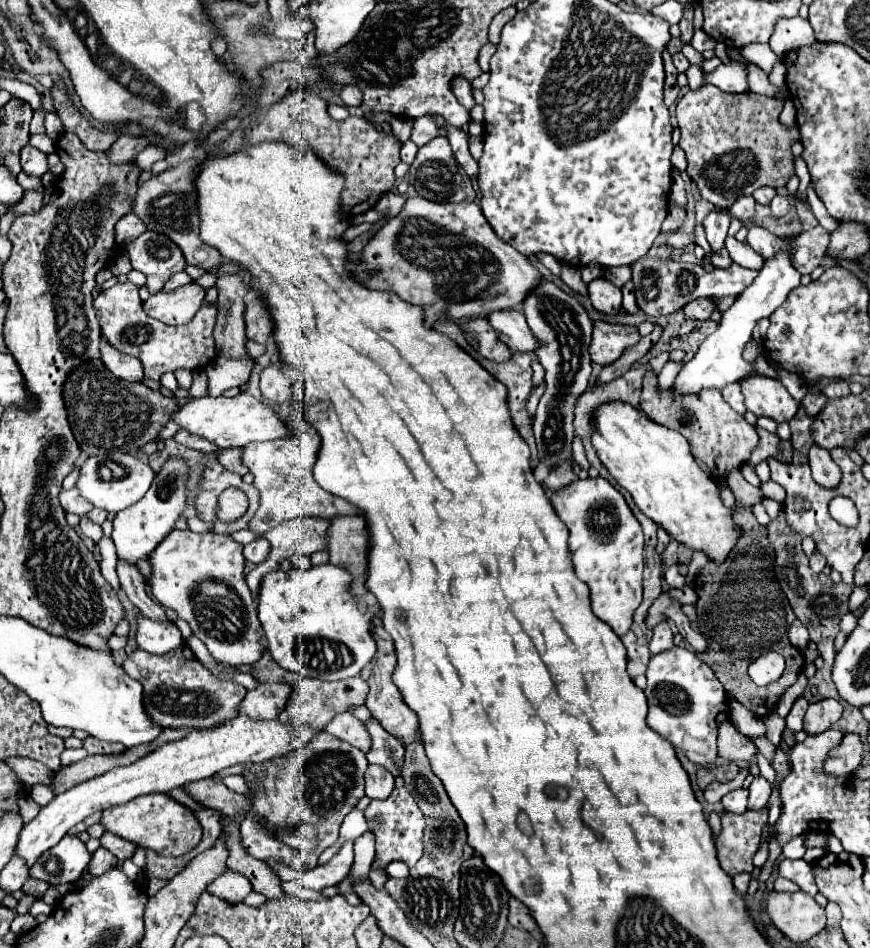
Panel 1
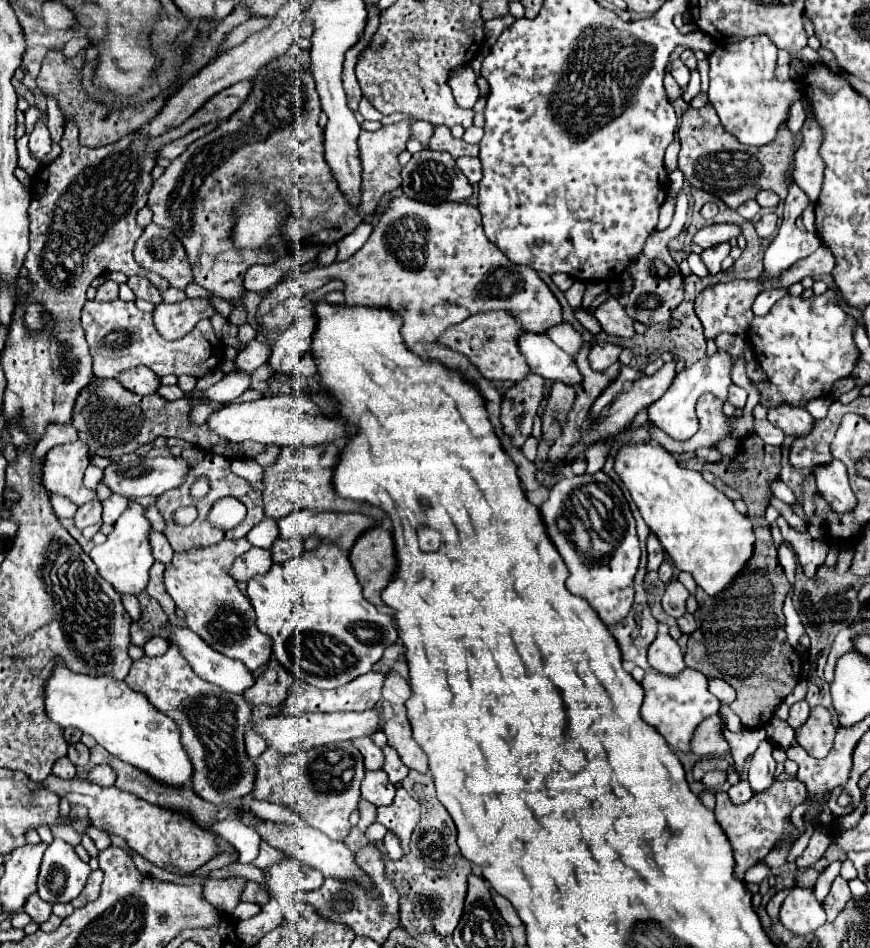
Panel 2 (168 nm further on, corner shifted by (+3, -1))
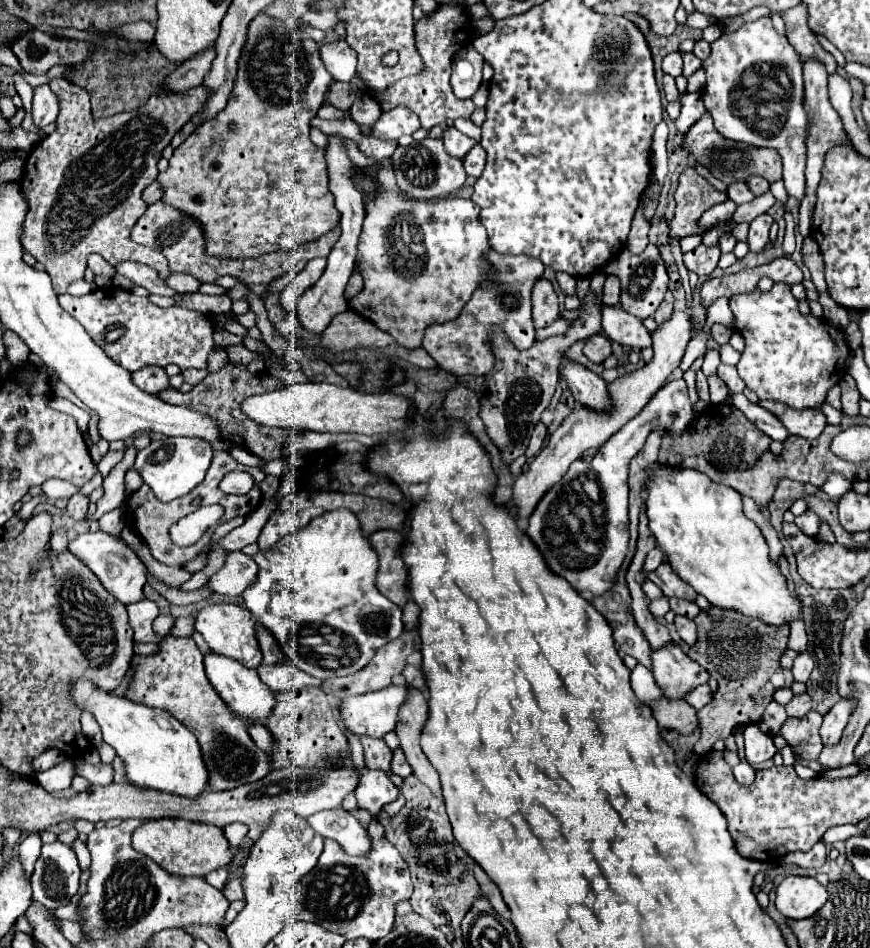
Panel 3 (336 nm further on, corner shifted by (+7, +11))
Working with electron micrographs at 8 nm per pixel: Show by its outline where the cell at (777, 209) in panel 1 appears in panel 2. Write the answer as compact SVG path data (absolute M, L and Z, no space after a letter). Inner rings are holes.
M766 213L754 227L756 227L756 231L758 231L760 237L768 237L768 235L772 235L776 231L778 217L774 213Z

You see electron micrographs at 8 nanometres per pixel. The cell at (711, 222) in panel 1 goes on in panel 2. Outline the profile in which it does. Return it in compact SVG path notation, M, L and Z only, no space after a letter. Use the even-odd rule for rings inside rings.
M720 243L718 247L704 249L704 251L700 253L700 257L702 257L702 261L706 263L706 267L708 267L710 273L718 273L718 271L720 271L720 263L722 263L724 257L728 257L728 253L730 253L730 245L728 245L728 243Z

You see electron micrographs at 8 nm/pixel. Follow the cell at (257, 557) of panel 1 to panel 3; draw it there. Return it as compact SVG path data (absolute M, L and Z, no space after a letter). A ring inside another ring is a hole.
M234 551L228 553L226 565L208 581L208 585L214 593L236 599L246 591L246 587L254 583L256 573L258 573L258 565L252 561L252 557Z

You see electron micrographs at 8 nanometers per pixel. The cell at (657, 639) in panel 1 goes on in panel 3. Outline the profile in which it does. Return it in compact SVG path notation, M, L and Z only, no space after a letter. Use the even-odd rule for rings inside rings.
M678 645L652 653L654 679L666 699L684 699L686 691L708 681L708 671L694 663Z

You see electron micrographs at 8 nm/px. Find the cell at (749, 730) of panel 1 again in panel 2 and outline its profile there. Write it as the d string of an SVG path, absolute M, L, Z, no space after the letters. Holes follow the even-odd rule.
M764 739L760 741L758 749L752 755L752 765L748 775L748 783L754 793L762 793L774 783L774 767L776 761L772 759L772 743Z

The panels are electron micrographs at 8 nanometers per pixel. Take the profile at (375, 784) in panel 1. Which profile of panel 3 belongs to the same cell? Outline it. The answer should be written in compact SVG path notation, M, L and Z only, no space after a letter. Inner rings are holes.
M364 769L360 783L356 787L356 799L358 807L372 813L372 817L378 817L384 803L392 803L398 799L398 787L390 781L390 777L384 771L372 771Z

